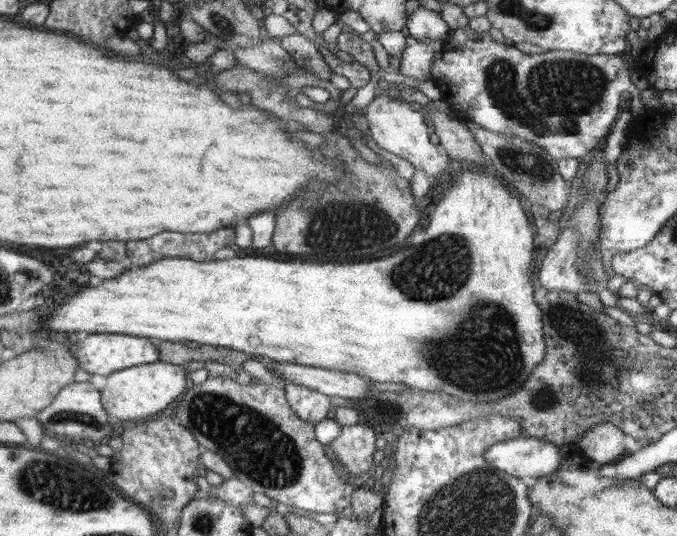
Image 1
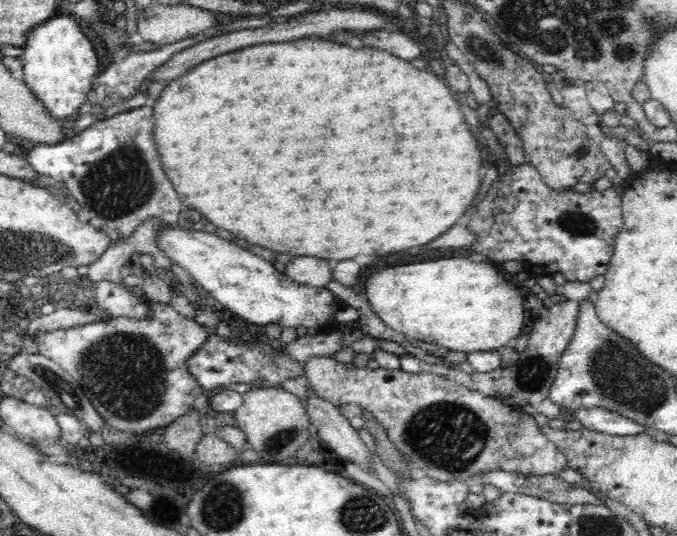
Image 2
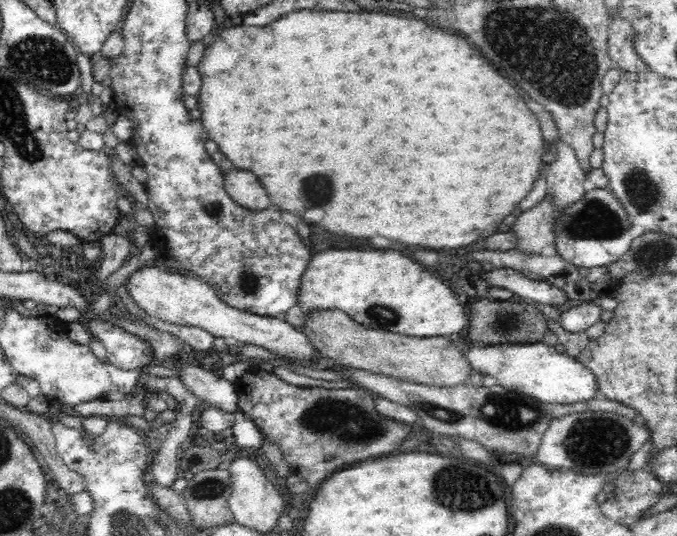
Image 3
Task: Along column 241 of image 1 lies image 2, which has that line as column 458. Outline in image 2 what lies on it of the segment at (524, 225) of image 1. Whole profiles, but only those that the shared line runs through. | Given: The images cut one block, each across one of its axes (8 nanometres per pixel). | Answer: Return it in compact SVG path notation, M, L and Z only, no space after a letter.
M438 258L422 264L390 266L374 272L366 280L366 294L371 311L387 327L409 339L437 344L456 352L496 350L516 336L524 326L524 298L500 274L494 265L473 258Z

